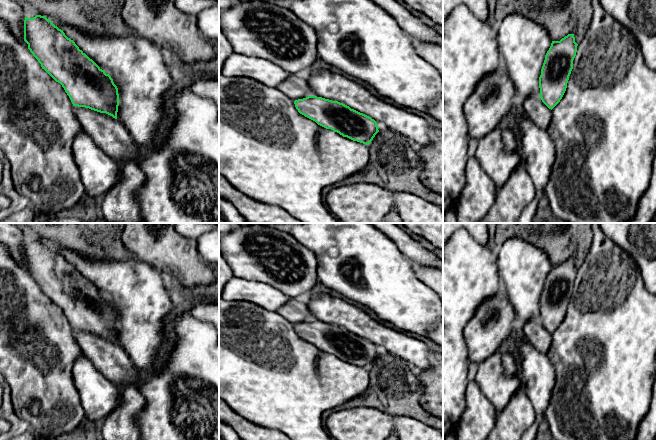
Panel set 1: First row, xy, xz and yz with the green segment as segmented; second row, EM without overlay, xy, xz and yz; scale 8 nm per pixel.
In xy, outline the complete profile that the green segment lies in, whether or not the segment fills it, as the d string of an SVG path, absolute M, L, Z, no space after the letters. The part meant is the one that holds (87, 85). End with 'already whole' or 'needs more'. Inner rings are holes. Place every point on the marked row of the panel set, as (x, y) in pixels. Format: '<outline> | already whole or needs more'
M45 16L25 17L24 41L28 49L56 82L60 83L69 96L73 106L85 107L106 113L117 119L119 106L118 88L109 74L106 74L90 59L63 30L55 26Z | already whole

